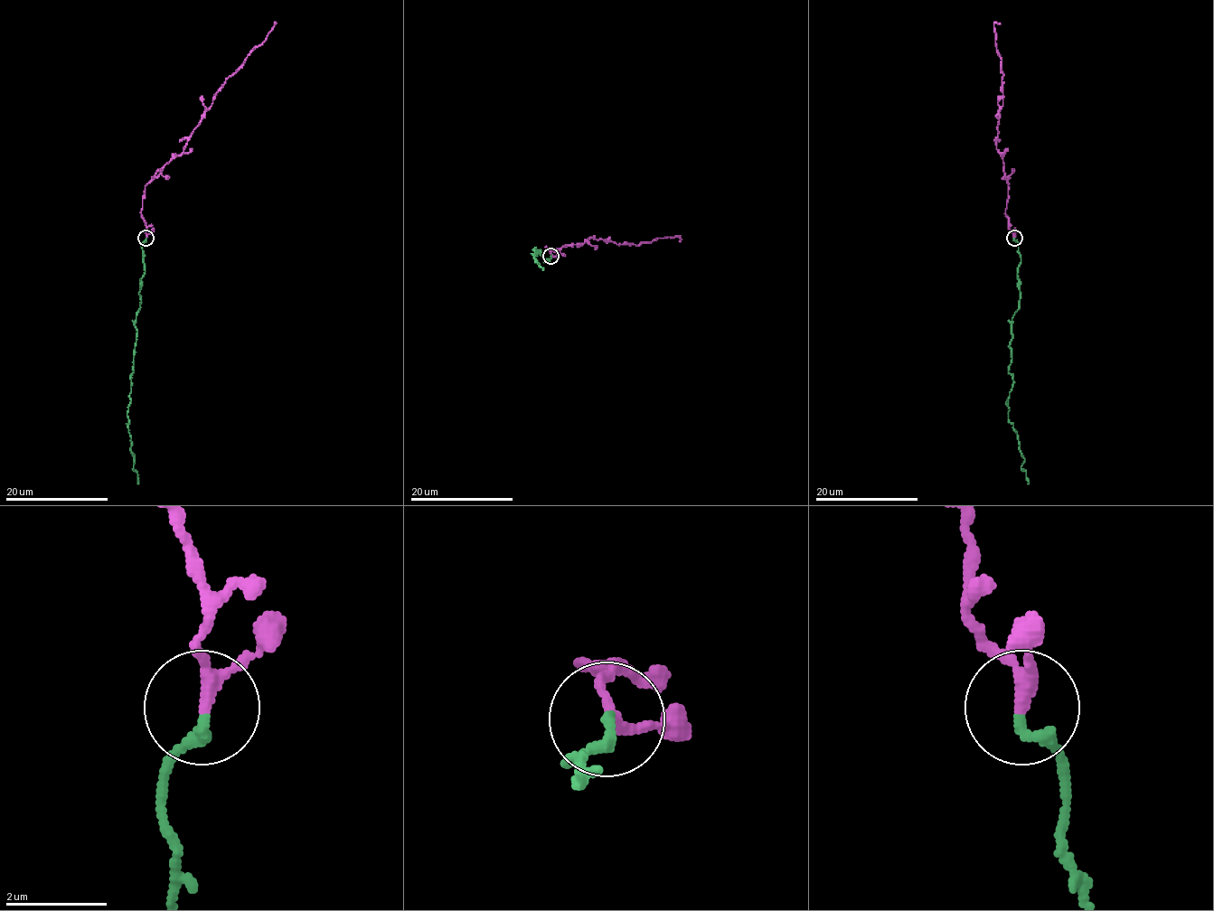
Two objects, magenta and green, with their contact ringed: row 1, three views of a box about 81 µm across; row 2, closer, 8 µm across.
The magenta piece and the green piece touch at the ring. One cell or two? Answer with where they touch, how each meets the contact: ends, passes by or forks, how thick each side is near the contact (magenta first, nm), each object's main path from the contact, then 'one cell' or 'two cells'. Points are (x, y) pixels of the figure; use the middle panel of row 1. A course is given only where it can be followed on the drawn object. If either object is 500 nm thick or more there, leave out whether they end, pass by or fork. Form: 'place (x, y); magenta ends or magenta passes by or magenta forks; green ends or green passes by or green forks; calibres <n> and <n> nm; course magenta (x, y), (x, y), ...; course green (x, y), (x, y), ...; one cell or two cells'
place (550, 256); magenta passes by; green ends; calibres 240 and 240 nm; course magenta (551, 256), (546, 247), (560, 249), (589, 238), (638, 246), (678, 235), (679, 241); course green (551, 256), (549, 262), (543, 261), (542, 253), (531, 249), (542, 268); one cell

